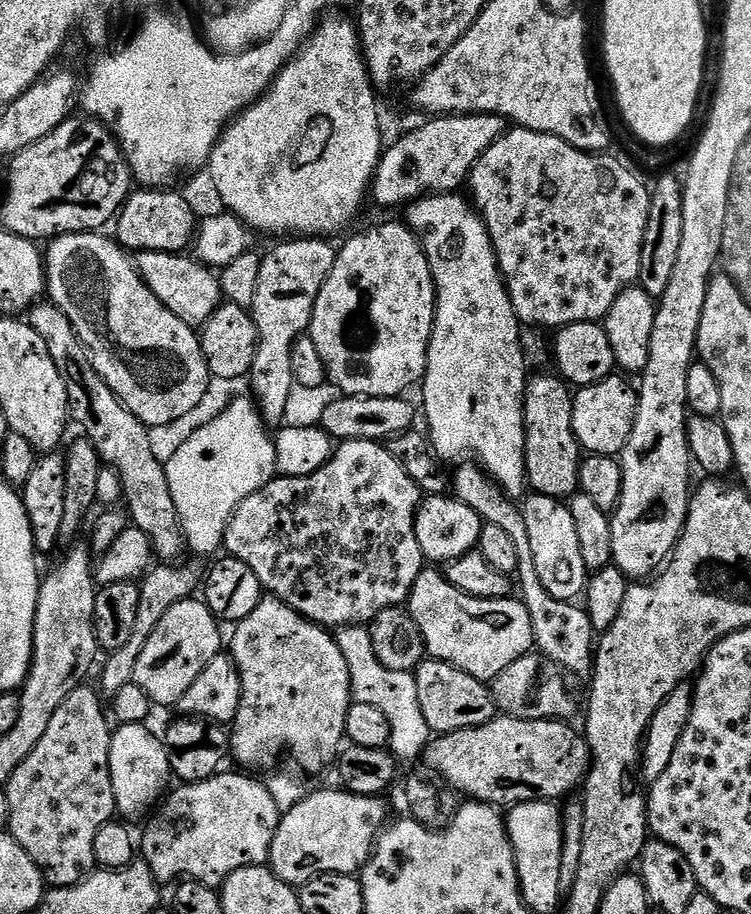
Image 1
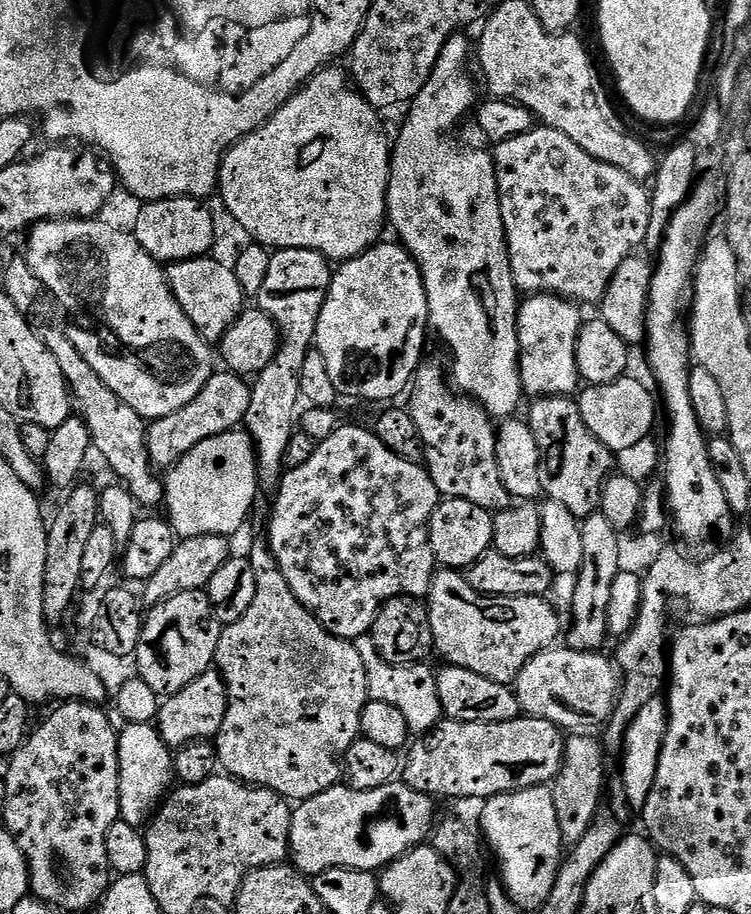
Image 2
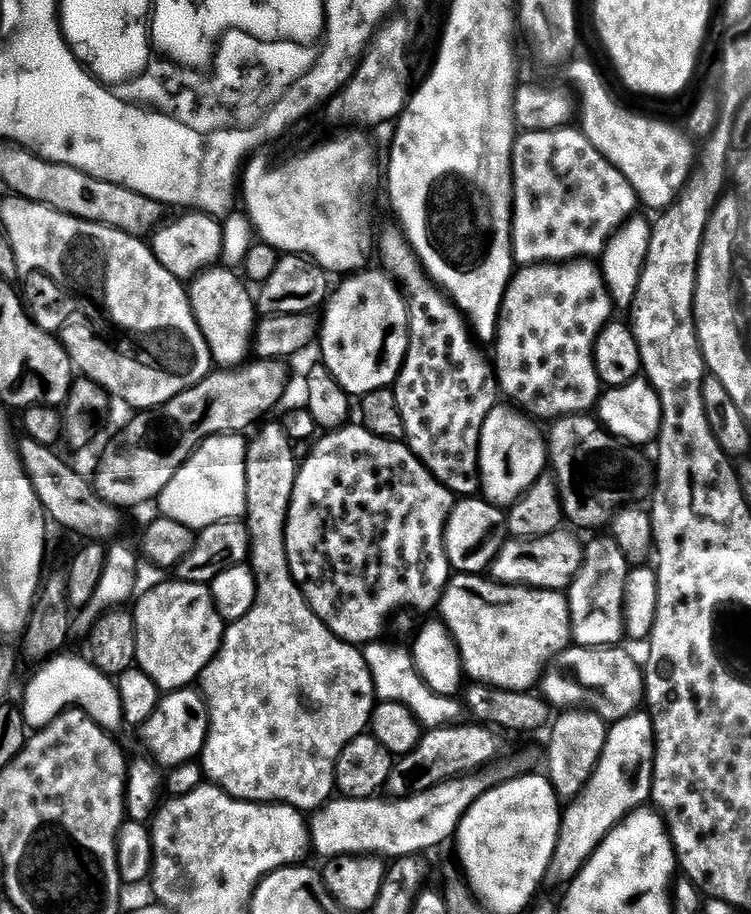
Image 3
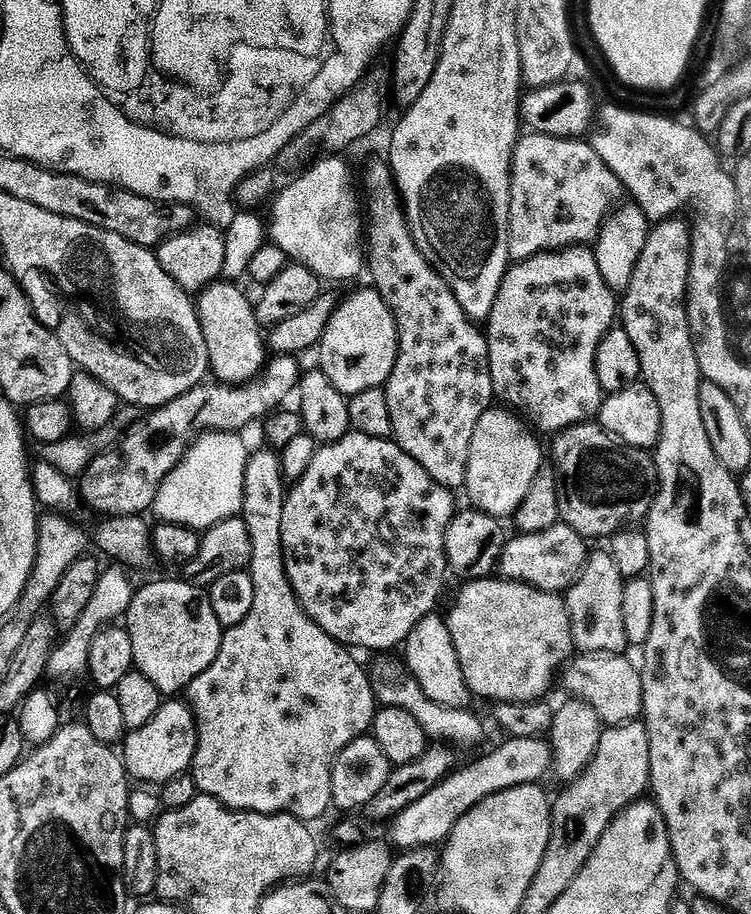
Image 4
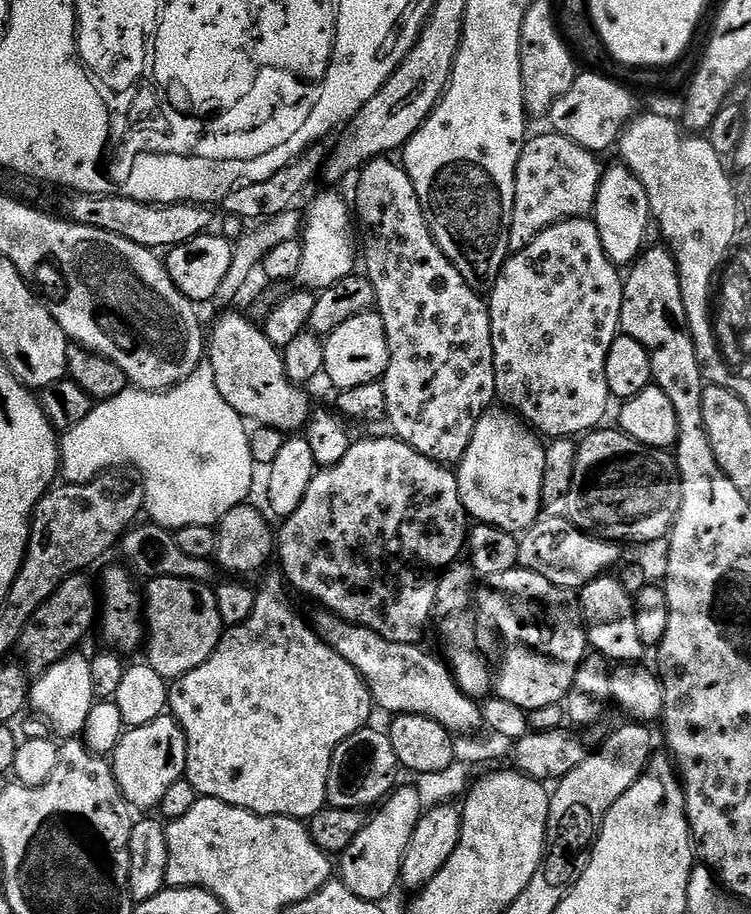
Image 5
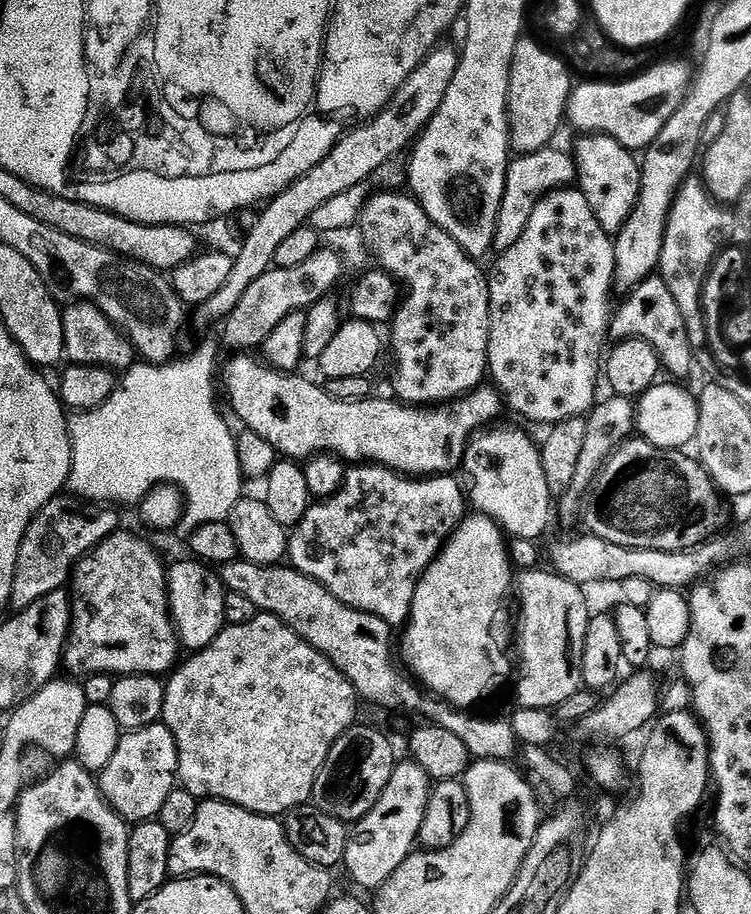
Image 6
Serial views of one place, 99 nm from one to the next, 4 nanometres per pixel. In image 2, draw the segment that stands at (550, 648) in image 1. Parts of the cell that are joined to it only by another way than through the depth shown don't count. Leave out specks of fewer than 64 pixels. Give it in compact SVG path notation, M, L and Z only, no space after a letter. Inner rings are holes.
M425 359L416 369L412 377L410 393L412 397L406 401L410 418L414 418L414 426L418 428L418 438L424 447L423 463L428 469L434 486L438 486L441 497L465 499L476 506L484 507L493 514L504 508L512 507L514 497L508 492L499 474L498 458L496 457L497 429L488 411L470 396L461 394L450 383L449 373L436 360Z

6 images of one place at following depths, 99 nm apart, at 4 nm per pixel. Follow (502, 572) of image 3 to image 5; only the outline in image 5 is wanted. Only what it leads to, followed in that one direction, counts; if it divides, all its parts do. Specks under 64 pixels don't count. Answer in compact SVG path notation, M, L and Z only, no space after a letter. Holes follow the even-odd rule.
M541 515L528 529L519 533L518 539L517 562L519 567L534 570L534 574L542 574L542 578L546 578L546 582L554 582L554 586L559 588L582 589L590 582L597 580L599 576L609 575L621 563L621 545L617 541L602 536L593 536L591 532L583 532L578 526L572 524L567 515Z

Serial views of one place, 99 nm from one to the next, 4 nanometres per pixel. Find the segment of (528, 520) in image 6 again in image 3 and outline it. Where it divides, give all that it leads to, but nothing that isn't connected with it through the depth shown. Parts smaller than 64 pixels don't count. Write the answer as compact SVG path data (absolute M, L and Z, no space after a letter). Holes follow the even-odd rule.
M497 404L486 416L479 439L480 481L483 497L500 508L508 508L523 496L524 492L548 466L548 442L533 419L513 407Z

